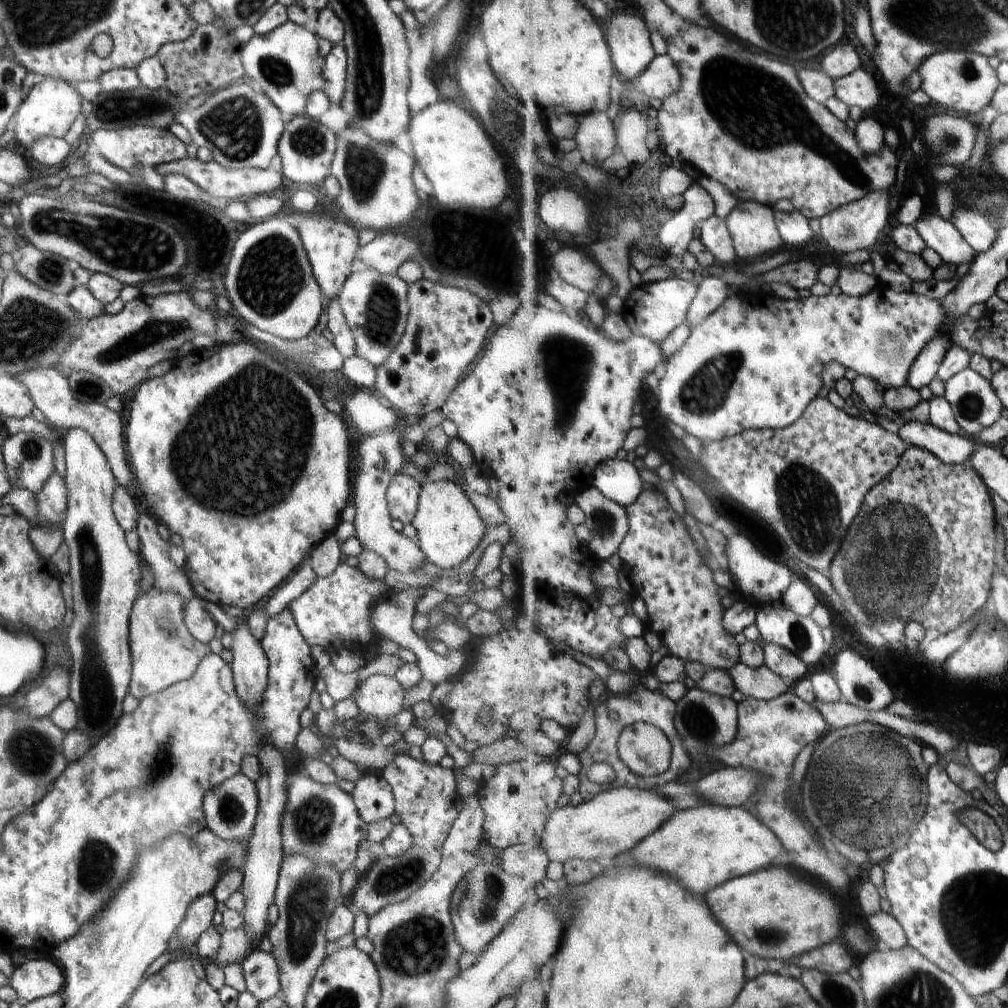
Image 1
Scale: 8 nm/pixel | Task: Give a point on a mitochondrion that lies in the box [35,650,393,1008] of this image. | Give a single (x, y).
(306, 904)

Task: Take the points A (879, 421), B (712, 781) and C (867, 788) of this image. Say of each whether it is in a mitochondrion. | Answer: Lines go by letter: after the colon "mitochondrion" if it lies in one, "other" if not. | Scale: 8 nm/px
A: other
B: other
C: mitochondrion

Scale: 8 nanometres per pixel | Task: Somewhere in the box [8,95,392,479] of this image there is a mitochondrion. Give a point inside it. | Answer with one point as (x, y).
(125, 245)

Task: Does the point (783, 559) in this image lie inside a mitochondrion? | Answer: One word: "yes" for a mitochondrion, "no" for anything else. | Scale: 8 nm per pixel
yes

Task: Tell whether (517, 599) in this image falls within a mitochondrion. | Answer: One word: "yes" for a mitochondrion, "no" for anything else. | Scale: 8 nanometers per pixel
no

